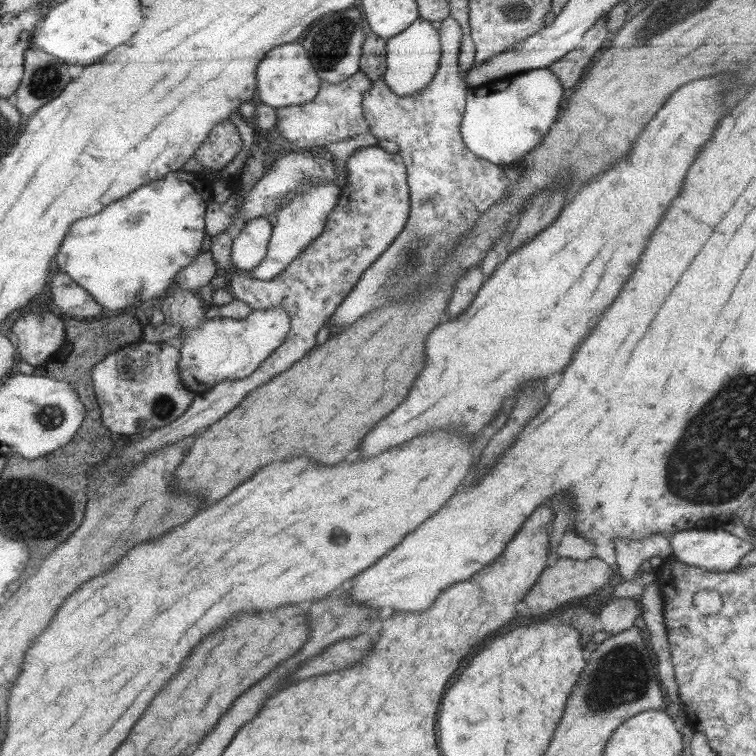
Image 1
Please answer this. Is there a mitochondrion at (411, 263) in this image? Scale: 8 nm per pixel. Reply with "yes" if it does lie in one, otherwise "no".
yes

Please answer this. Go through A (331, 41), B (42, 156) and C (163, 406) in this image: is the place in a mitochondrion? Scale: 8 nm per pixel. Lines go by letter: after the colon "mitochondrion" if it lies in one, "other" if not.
A: mitochondrion
B: other
C: mitochondrion

